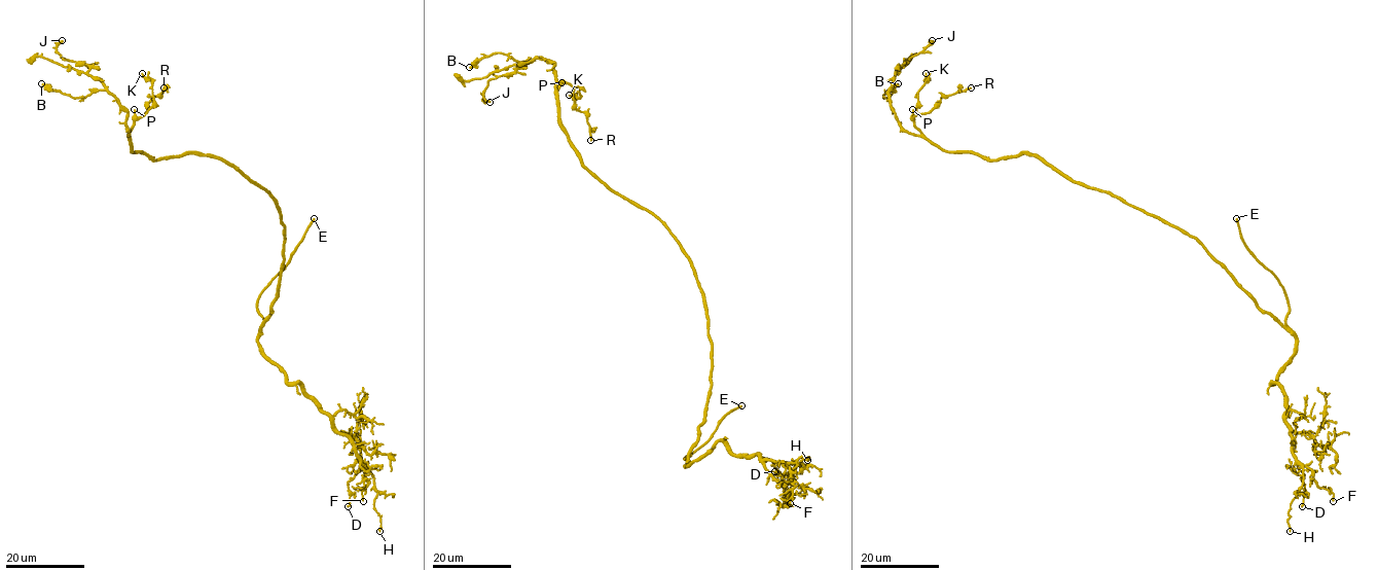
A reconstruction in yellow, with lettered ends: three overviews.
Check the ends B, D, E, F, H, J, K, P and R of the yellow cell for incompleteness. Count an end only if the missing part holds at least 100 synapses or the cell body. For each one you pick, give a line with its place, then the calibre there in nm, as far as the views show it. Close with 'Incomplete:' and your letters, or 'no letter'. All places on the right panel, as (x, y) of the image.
E: at (1236, 218); 240 nm thick
Incomplete: E

